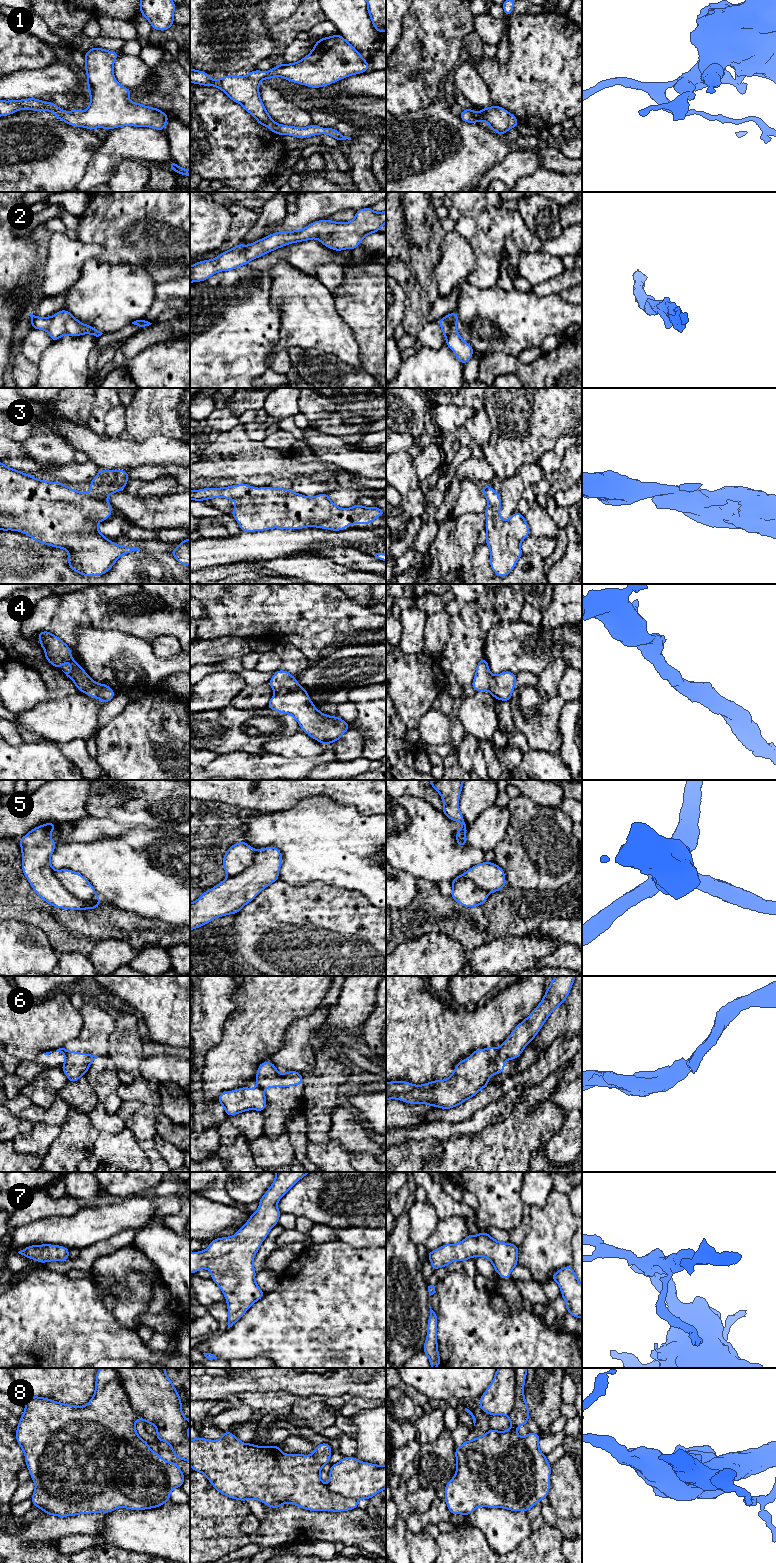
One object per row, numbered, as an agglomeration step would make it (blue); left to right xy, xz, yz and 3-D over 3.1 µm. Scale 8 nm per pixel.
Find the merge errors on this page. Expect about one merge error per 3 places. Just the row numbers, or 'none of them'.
1, 5, 6, 8

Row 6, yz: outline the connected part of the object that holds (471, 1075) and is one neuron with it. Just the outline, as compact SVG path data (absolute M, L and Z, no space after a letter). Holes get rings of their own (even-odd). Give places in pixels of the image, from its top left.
M491 1046L478 1049L456 1064L455 1070L445 1080L435 1080L423 1085L406 1081L386 1082L386 1101L397 1099L410 1104L427 1104L441 1109L454 1108L473 1098L488 1086L492 1075L505 1070L498 1049Z

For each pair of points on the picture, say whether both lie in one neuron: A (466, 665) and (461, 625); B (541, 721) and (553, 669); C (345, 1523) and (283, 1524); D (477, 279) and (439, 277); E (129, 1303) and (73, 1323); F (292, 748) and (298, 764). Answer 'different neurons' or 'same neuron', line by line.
A: same neuron
B: different neurons
C: same neuron
D: different neurons
E: different neurons
F: different neurons

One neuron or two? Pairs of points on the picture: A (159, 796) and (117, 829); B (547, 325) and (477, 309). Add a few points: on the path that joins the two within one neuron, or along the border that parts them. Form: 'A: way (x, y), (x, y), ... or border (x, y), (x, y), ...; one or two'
A: border (101, 817), (110, 817), (129, 828); two
B: way (530, 320), (494, 320); one

